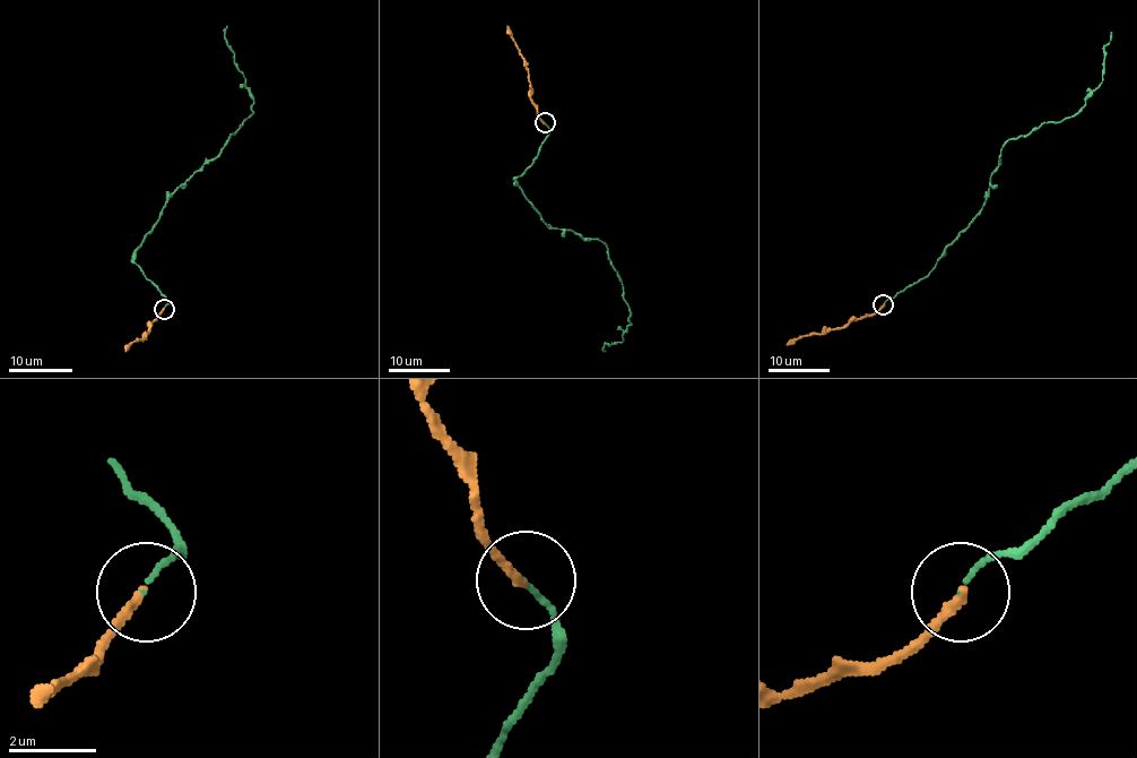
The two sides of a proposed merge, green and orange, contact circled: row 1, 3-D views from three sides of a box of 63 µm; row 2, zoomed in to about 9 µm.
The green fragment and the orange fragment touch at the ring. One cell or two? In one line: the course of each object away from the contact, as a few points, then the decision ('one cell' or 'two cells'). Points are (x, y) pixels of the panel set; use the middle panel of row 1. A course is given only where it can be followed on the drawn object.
course green (544, 123), (548, 134), (517, 184), (547, 225), (606, 246), (631, 315), (622, 343), (606, 344), (606, 352); course orange (544, 123), (530, 97), (524, 57), (508, 26); two cells

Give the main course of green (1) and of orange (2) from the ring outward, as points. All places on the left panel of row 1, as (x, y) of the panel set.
1: (163, 309), (168, 301), (139, 269), (135, 250), (166, 200), (218, 155), (253, 112), (224, 35), (227, 25)
2: (163, 309), (149, 325), (142, 339), (132, 342), (124, 351)

